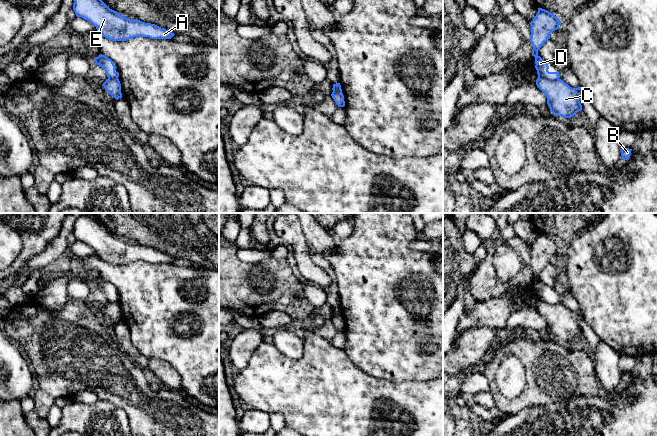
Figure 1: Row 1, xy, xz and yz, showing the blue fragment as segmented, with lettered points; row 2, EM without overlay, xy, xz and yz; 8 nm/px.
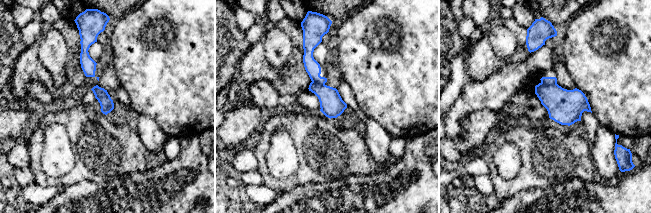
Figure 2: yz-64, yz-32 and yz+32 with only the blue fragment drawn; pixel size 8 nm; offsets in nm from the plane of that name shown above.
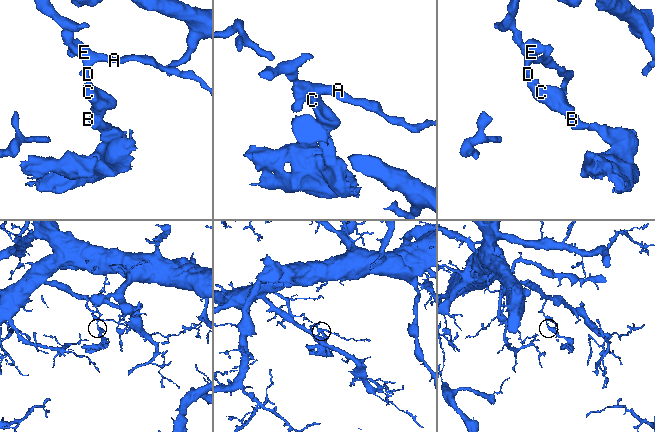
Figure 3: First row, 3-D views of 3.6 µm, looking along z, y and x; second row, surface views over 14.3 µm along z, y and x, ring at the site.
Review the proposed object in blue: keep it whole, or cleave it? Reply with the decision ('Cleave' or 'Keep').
Cleave

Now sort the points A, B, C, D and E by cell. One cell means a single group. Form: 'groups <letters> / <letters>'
groups A D E / B C

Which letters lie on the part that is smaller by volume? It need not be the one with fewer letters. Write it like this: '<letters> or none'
B, C

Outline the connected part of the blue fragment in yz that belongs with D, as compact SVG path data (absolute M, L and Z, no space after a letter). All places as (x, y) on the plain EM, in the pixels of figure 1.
M538 232L538 236L531 249L532 280L535 281L535 292L538 300L547 302L549 304L558 304L560 302L559 296L549 296L548 288L538 279L538 274L541 270L550 263L550 257L559 253L561 245L549 235Z

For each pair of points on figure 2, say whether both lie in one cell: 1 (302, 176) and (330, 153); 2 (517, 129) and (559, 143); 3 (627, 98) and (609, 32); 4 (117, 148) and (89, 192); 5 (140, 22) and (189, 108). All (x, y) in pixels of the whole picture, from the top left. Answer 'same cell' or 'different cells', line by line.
1: same cell
2: same cell
3: same cell
4: different cells
5: same cell

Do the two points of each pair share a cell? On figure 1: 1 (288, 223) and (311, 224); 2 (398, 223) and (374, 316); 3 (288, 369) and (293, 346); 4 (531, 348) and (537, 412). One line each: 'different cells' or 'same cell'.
1: different cells
2: same cell
3: different cells
4: different cells

